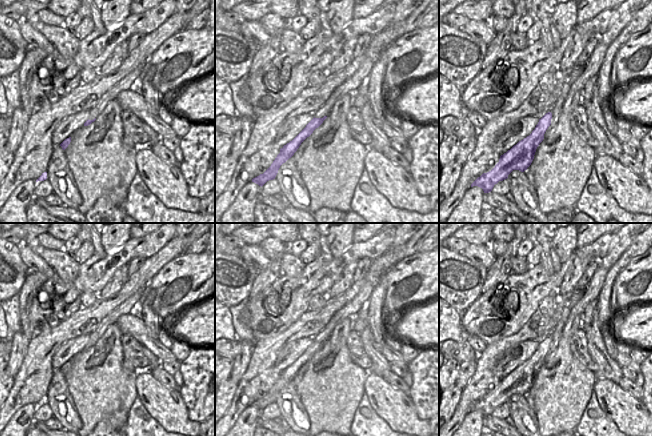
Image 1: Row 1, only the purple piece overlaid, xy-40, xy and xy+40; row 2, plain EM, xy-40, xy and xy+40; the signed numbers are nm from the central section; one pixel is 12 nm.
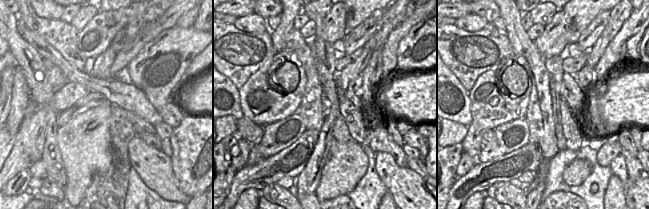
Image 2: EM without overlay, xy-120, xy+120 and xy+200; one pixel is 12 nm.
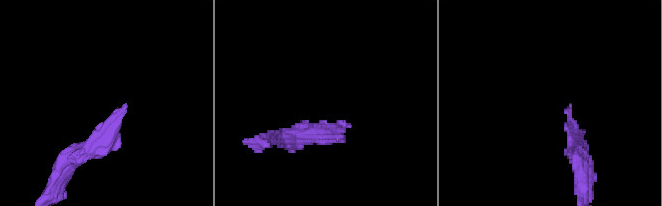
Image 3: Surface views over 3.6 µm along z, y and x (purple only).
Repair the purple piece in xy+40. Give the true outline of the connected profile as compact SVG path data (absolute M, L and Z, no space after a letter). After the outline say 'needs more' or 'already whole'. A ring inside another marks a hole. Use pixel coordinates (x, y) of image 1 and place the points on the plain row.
M546 337L532 357L519 365L510 374L500 380L495 391L478 401L472 408L483 413L484 417L492 415L495 408L508 402L513 394L524 396L531 389L537 371L544 363L544 358L551 349L552 337Z | already whole

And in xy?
M365 284L350 302L334 313L324 329L313 337L314 342L292 365L280 373L280 377L277 379L271 390L263 398L253 402L252 406L262 411L267 405L275 403L280 390L294 379L301 367L330 339L335 326L341 323L346 317L357 315L360 309L367 304L374 288L373 284Z | needs more

